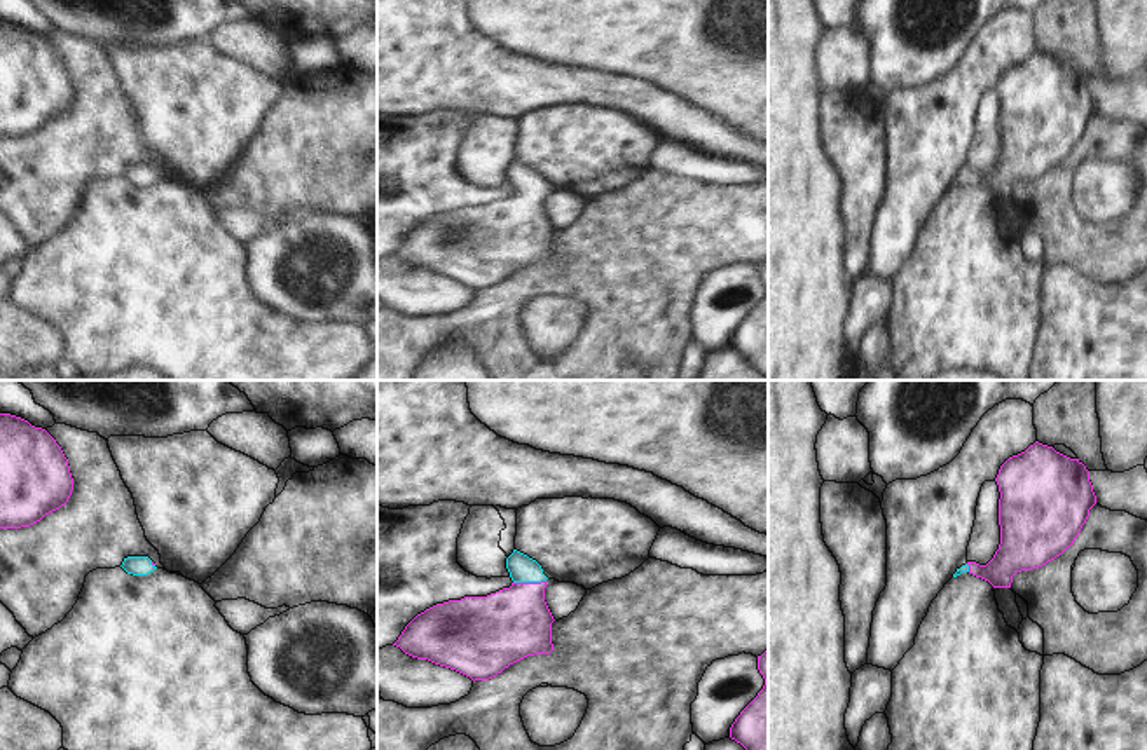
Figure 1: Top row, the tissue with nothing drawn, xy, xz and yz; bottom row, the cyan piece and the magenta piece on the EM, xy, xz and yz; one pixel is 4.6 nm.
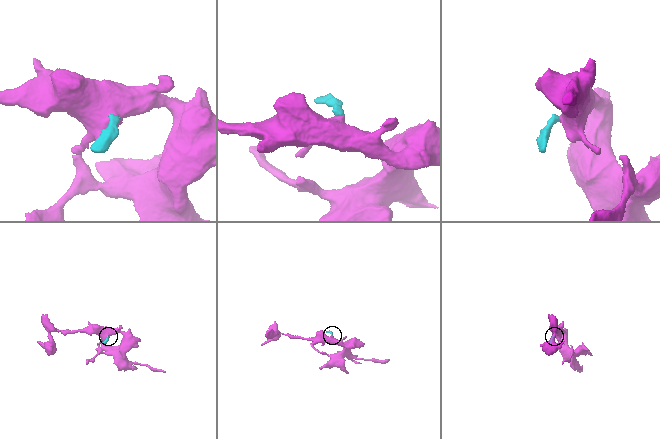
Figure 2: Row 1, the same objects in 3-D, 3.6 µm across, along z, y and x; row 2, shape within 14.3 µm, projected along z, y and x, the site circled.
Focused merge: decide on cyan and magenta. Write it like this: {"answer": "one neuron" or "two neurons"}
{"answer": "one neuron"}

